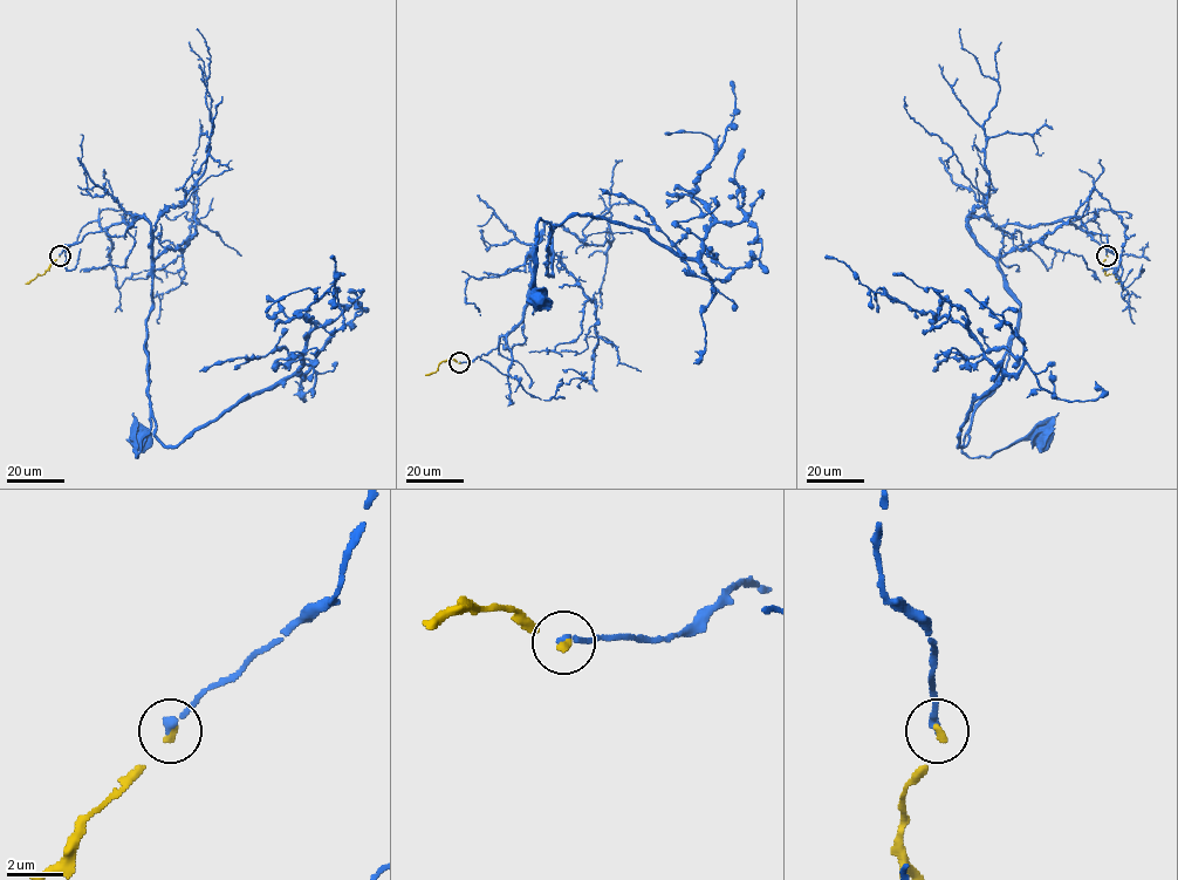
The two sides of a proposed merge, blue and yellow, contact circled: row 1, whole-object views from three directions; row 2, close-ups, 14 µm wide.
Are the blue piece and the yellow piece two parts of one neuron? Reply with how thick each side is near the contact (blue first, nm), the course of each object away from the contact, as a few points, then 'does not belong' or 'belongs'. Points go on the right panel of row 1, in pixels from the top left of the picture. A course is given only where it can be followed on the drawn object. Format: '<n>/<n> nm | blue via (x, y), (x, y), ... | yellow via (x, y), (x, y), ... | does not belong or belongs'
240/220 nm | blue via (1107, 256), (1094, 220), (967, 220), (1019, 319), (961, 451), (991, 457), (1041, 440) | yellow via (1107, 256), (1103, 270), (1105, 274), (1114, 274), (1120, 284) | belongs

